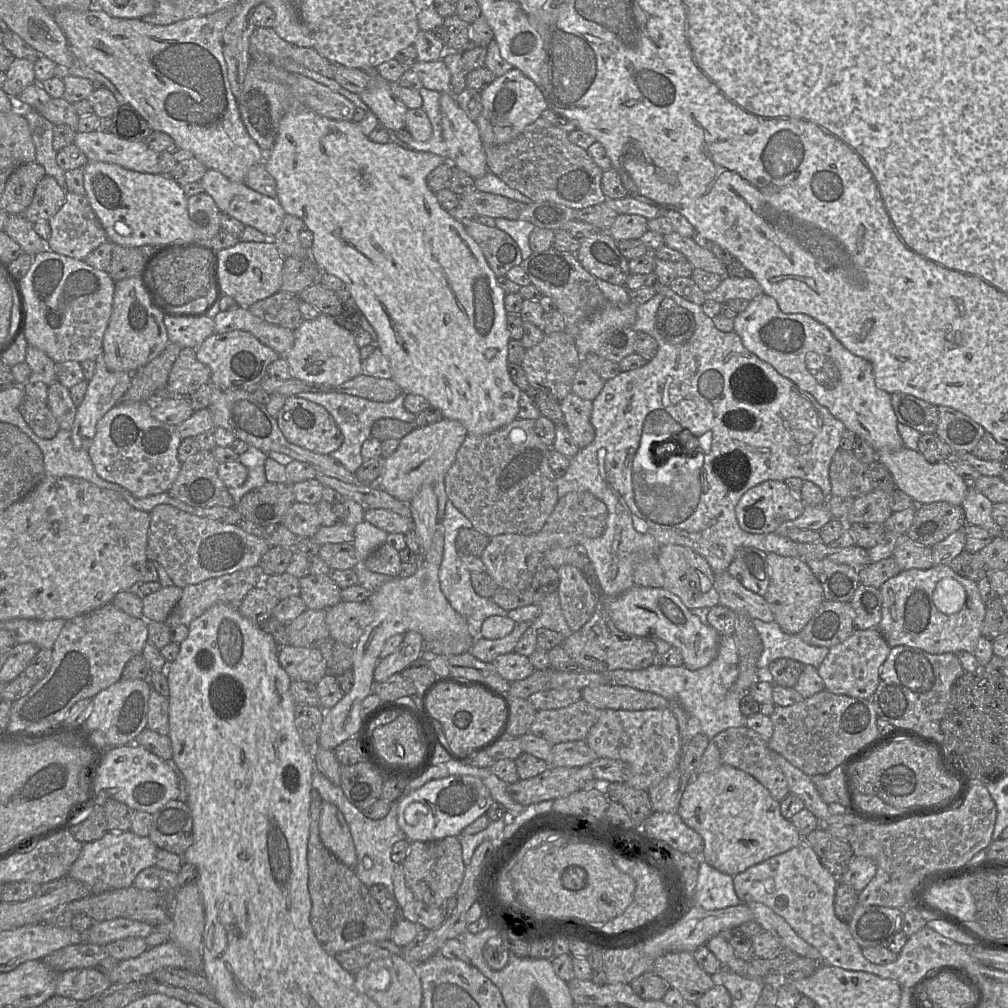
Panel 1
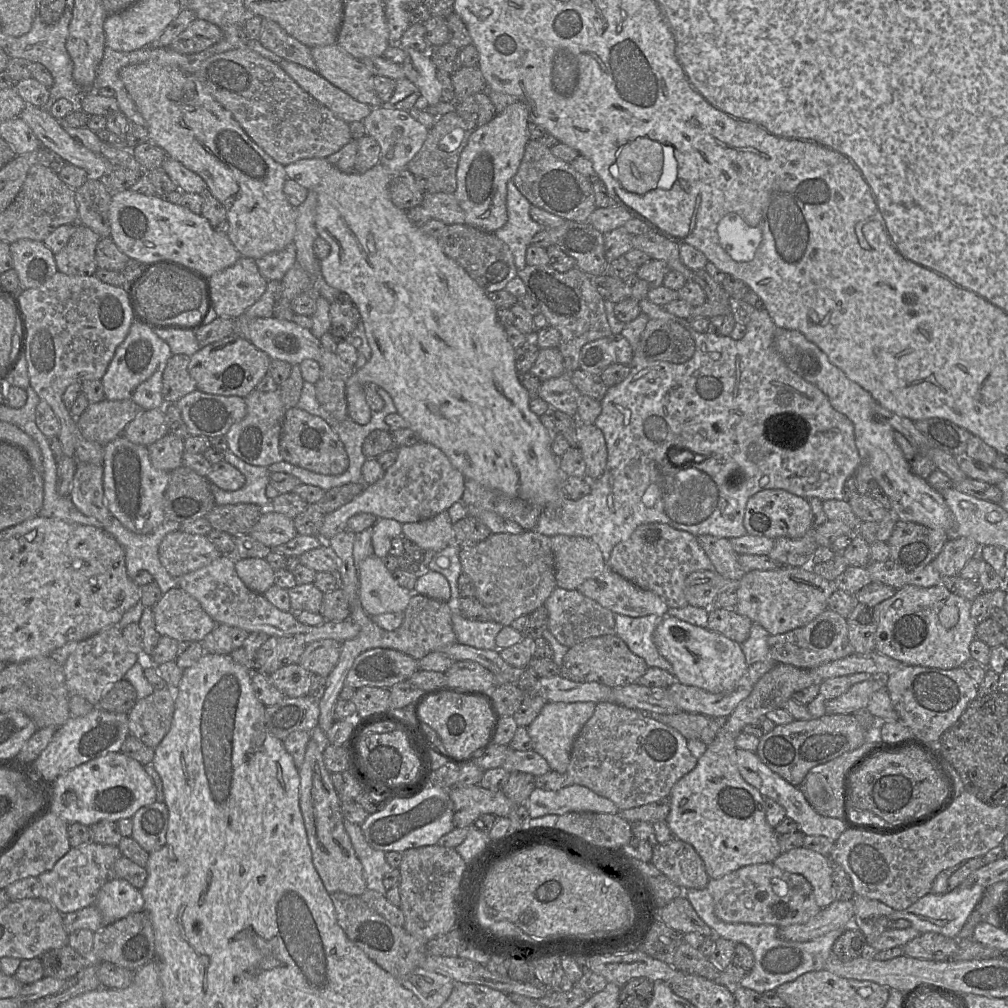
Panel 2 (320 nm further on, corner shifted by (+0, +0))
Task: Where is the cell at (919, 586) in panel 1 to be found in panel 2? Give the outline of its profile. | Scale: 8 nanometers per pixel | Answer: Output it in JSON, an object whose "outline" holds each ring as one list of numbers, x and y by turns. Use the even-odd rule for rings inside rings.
{"outline":[[942,583,923,588,906,584,896,590,889,599,879,603,874,608,877,620,875,633,875,651,889,656,909,666,923,666,951,670,962,667,971,658,970,644,976,638,978,623,971,616,972,602,950,592],[944,605,954,605,959,610,959,621,955,627,947,629,939,621,939,611]]}

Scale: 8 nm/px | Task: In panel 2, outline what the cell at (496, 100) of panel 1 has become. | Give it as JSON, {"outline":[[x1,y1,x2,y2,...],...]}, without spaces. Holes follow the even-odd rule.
{"outline":[[521,100,496,113,488,123,474,129,462,150,454,195,465,212,465,223,495,232,507,222,507,183,515,176,529,138,529,111]]}

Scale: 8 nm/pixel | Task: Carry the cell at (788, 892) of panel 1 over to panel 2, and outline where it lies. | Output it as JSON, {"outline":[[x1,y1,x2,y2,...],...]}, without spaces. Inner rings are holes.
{"outline":[[799,847,781,853,772,863,783,871,804,876,811,884,815,901,821,909,836,900,829,857]]}

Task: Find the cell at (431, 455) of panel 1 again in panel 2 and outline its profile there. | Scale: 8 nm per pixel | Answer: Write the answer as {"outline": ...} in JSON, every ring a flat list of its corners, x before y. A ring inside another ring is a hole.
{"outline":[[420,442,409,447,399,447,396,462,384,476,351,502,325,515,319,536,328,541,347,529,348,520,361,513,372,514,379,519,393,519,401,524,423,521,447,511,454,503,461,502,466,478,437,447]]}

